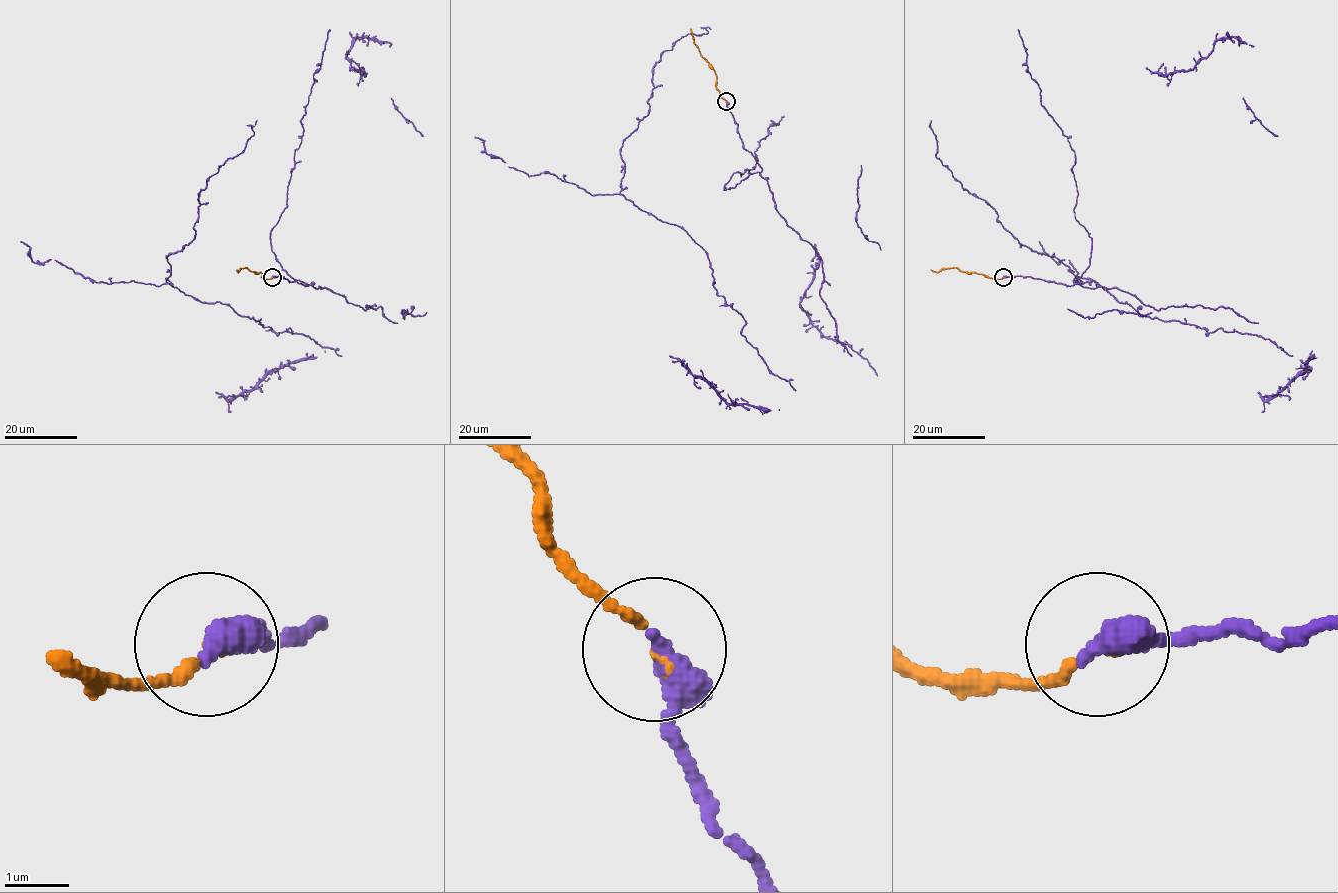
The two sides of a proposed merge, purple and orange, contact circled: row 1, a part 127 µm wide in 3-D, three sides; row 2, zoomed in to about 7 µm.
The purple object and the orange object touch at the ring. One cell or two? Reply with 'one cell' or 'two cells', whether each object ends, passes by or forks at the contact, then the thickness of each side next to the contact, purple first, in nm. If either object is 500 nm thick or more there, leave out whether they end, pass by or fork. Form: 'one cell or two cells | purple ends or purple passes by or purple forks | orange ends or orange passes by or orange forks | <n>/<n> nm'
one cell | purple ends | orange ends | 460/140 nm

